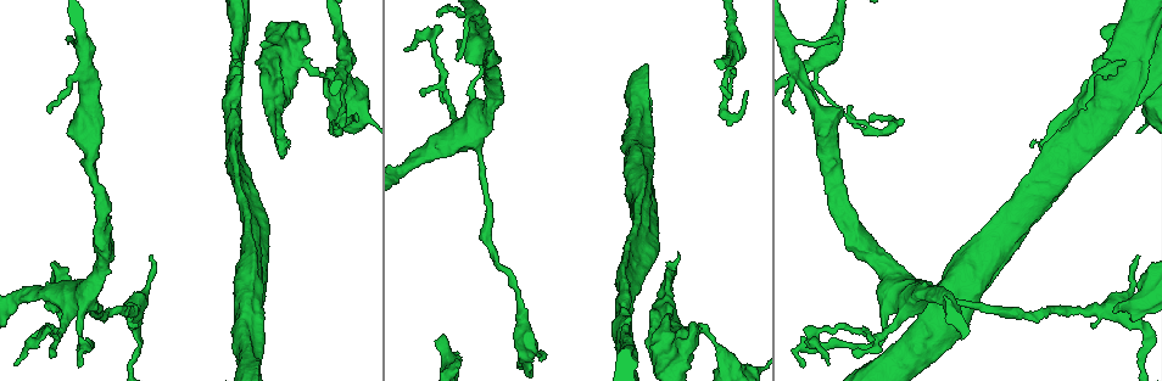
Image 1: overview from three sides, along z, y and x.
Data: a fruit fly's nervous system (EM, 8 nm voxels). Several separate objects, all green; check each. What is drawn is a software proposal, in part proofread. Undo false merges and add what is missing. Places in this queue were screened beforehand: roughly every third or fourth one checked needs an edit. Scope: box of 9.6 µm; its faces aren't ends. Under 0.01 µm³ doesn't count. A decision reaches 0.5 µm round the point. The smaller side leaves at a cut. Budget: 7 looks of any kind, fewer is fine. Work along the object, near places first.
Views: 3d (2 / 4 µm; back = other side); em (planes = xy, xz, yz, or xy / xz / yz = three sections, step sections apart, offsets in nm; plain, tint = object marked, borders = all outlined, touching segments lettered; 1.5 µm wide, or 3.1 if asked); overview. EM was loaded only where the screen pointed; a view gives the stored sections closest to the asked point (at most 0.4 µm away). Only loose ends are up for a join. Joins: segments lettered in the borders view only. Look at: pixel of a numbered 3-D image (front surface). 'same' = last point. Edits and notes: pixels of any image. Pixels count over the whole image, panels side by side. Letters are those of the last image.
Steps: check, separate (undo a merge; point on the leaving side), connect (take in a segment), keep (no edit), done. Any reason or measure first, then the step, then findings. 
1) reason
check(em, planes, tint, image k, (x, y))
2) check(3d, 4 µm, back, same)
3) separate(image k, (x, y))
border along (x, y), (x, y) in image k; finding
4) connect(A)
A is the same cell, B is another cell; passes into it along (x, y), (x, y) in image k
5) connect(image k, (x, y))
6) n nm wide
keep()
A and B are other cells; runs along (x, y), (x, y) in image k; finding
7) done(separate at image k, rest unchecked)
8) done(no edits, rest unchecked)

calibre changes
check(3d, 2 µm, image 1, (128, 310))

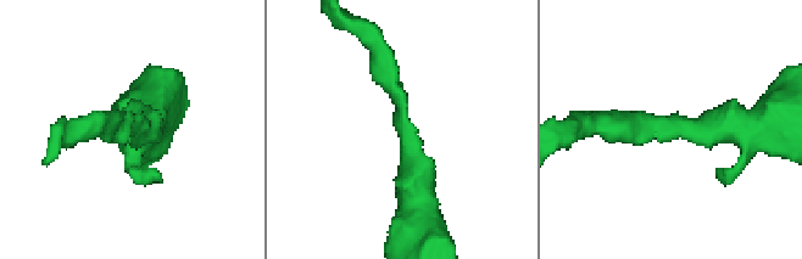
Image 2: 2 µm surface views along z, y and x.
now the EM
check(em, xy, step 4, tint, image 2, (693, 128))

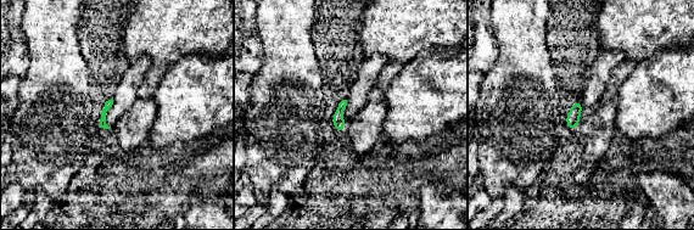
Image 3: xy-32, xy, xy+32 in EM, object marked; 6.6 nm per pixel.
what lies round it
check(em, xy, step 4, borders, same)

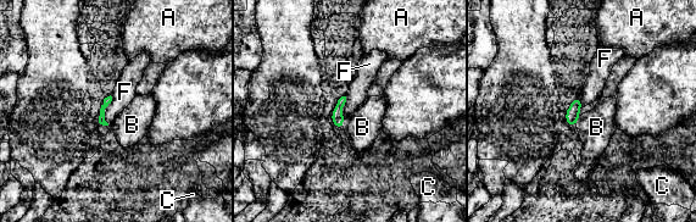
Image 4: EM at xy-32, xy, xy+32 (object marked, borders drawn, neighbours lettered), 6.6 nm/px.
keep()
A, B, C and F are other cells; continuous, no second cell

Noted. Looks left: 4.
an open end
check(3d, 4 µm, image 1, (255, 244))

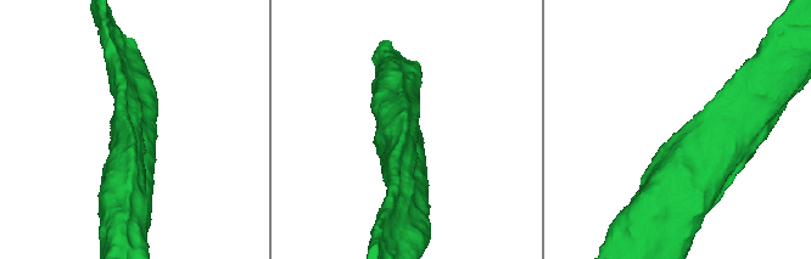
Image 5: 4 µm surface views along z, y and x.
check(em, planes, borders, image 5, (133, 133))

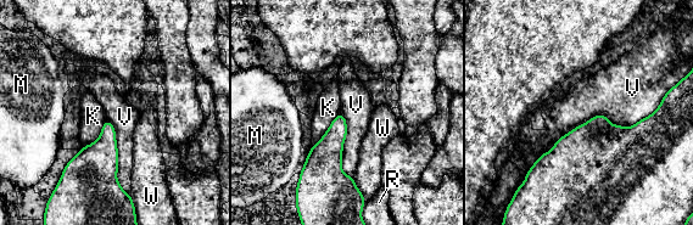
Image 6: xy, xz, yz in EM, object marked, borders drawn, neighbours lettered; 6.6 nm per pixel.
keep()
K, M, R, V and W are other cells; border along (660, 101), (526, 172) in image 6; no lettered segment goes on from it

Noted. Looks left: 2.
done(no edits, rest unchecked)

